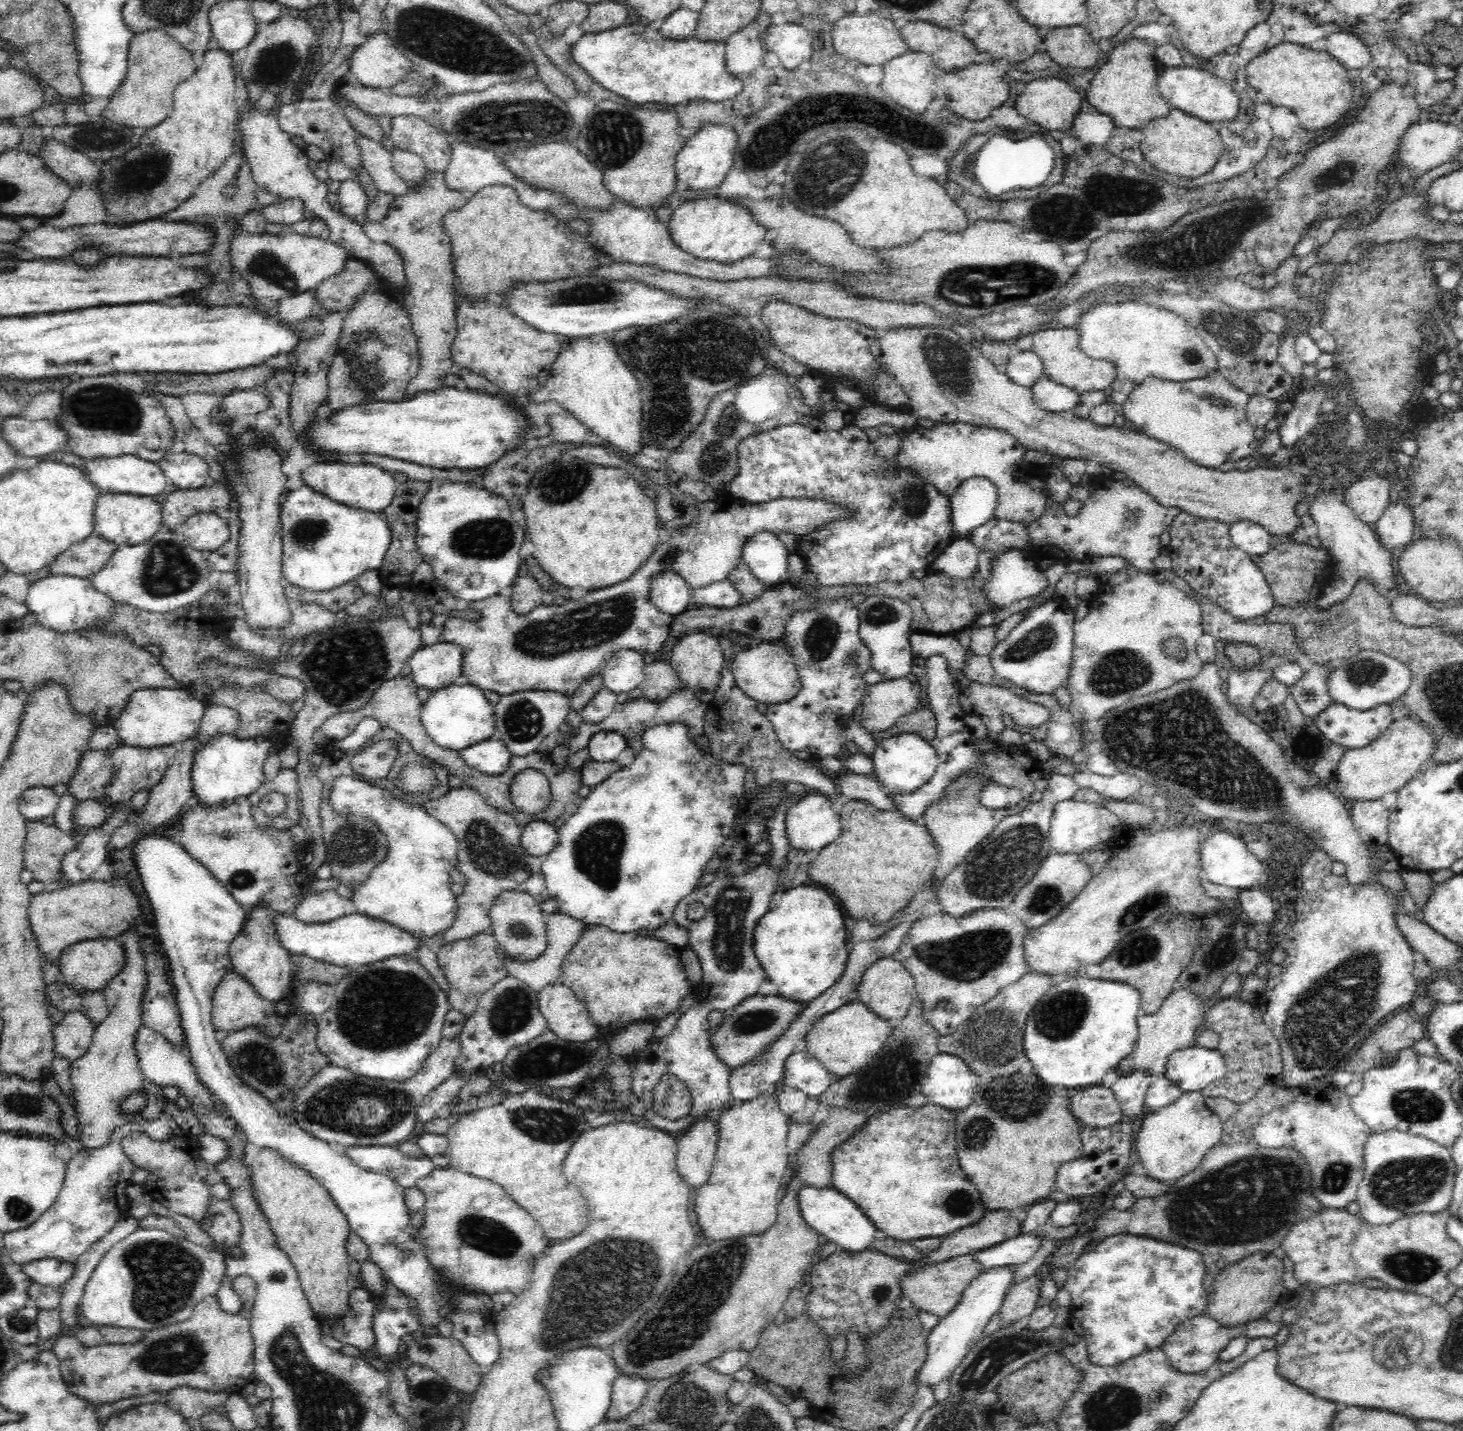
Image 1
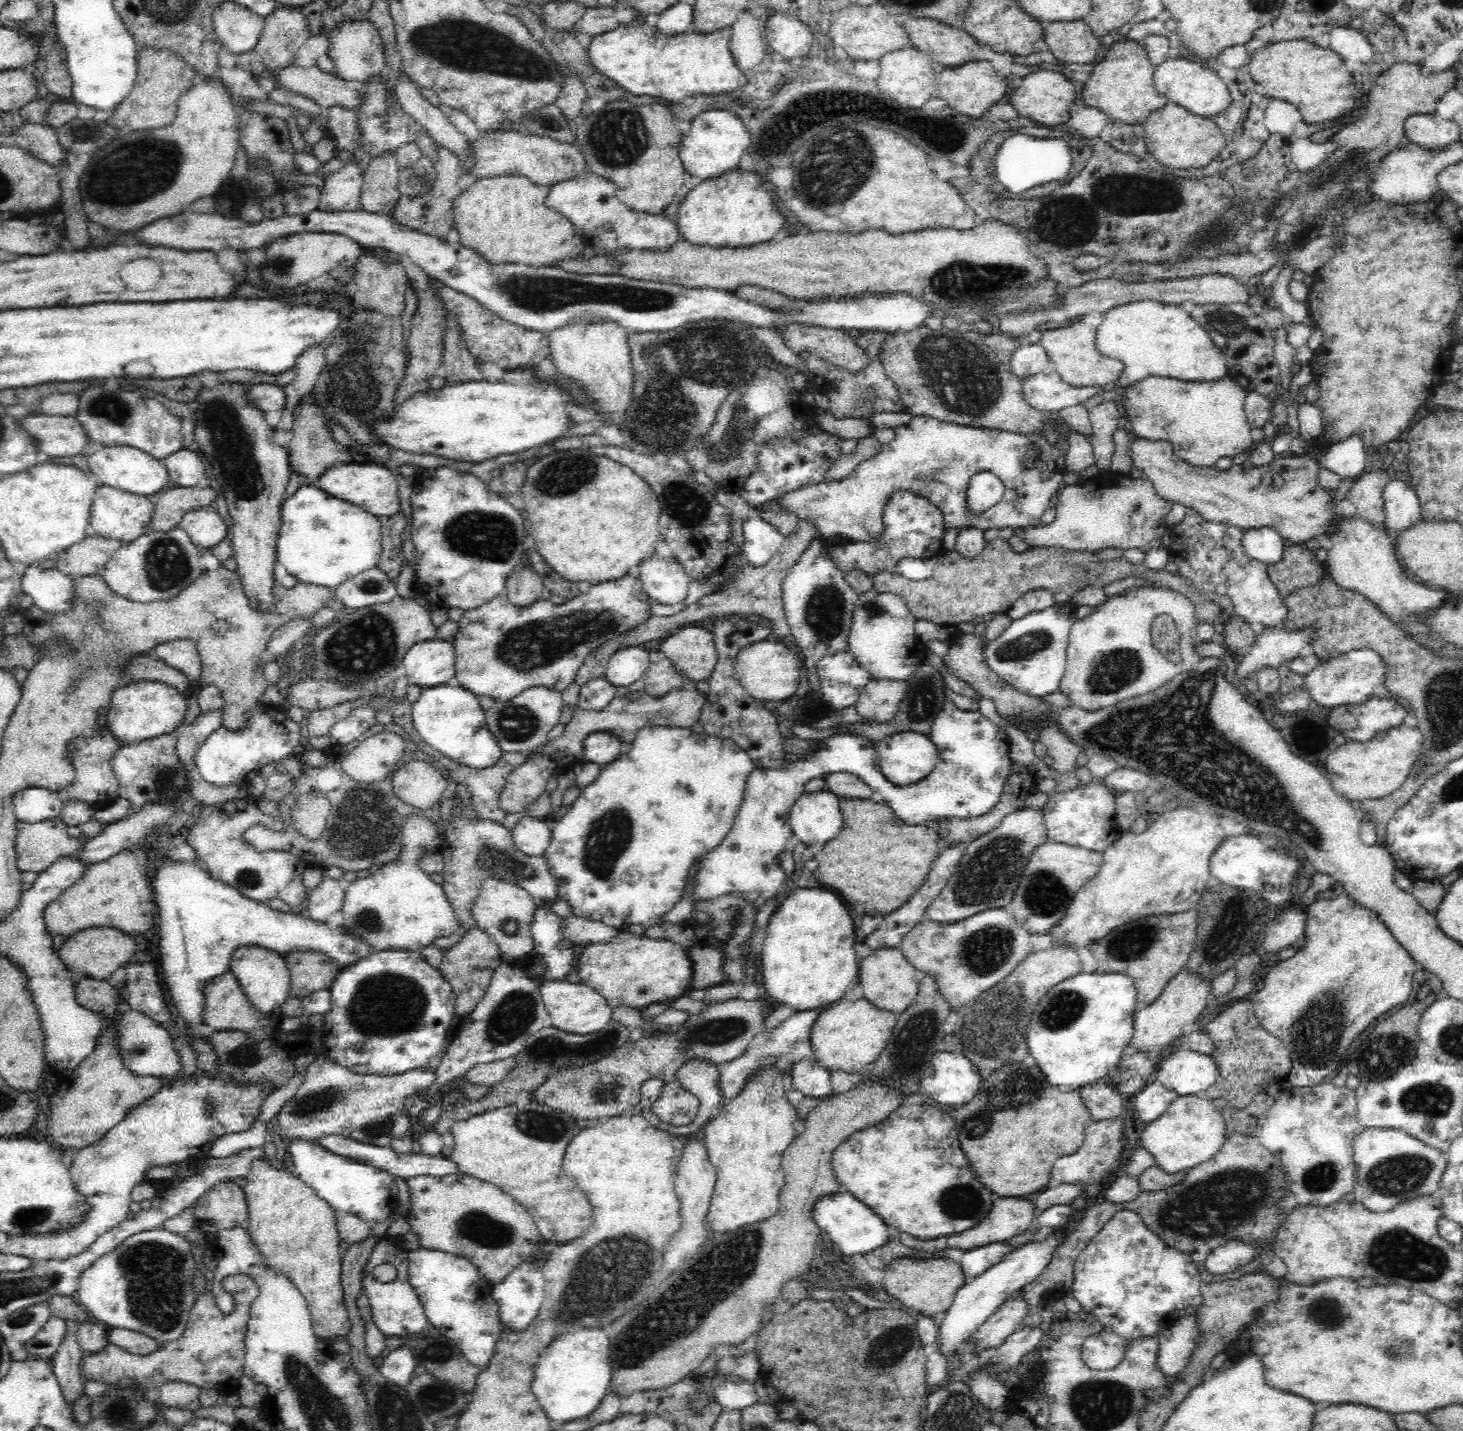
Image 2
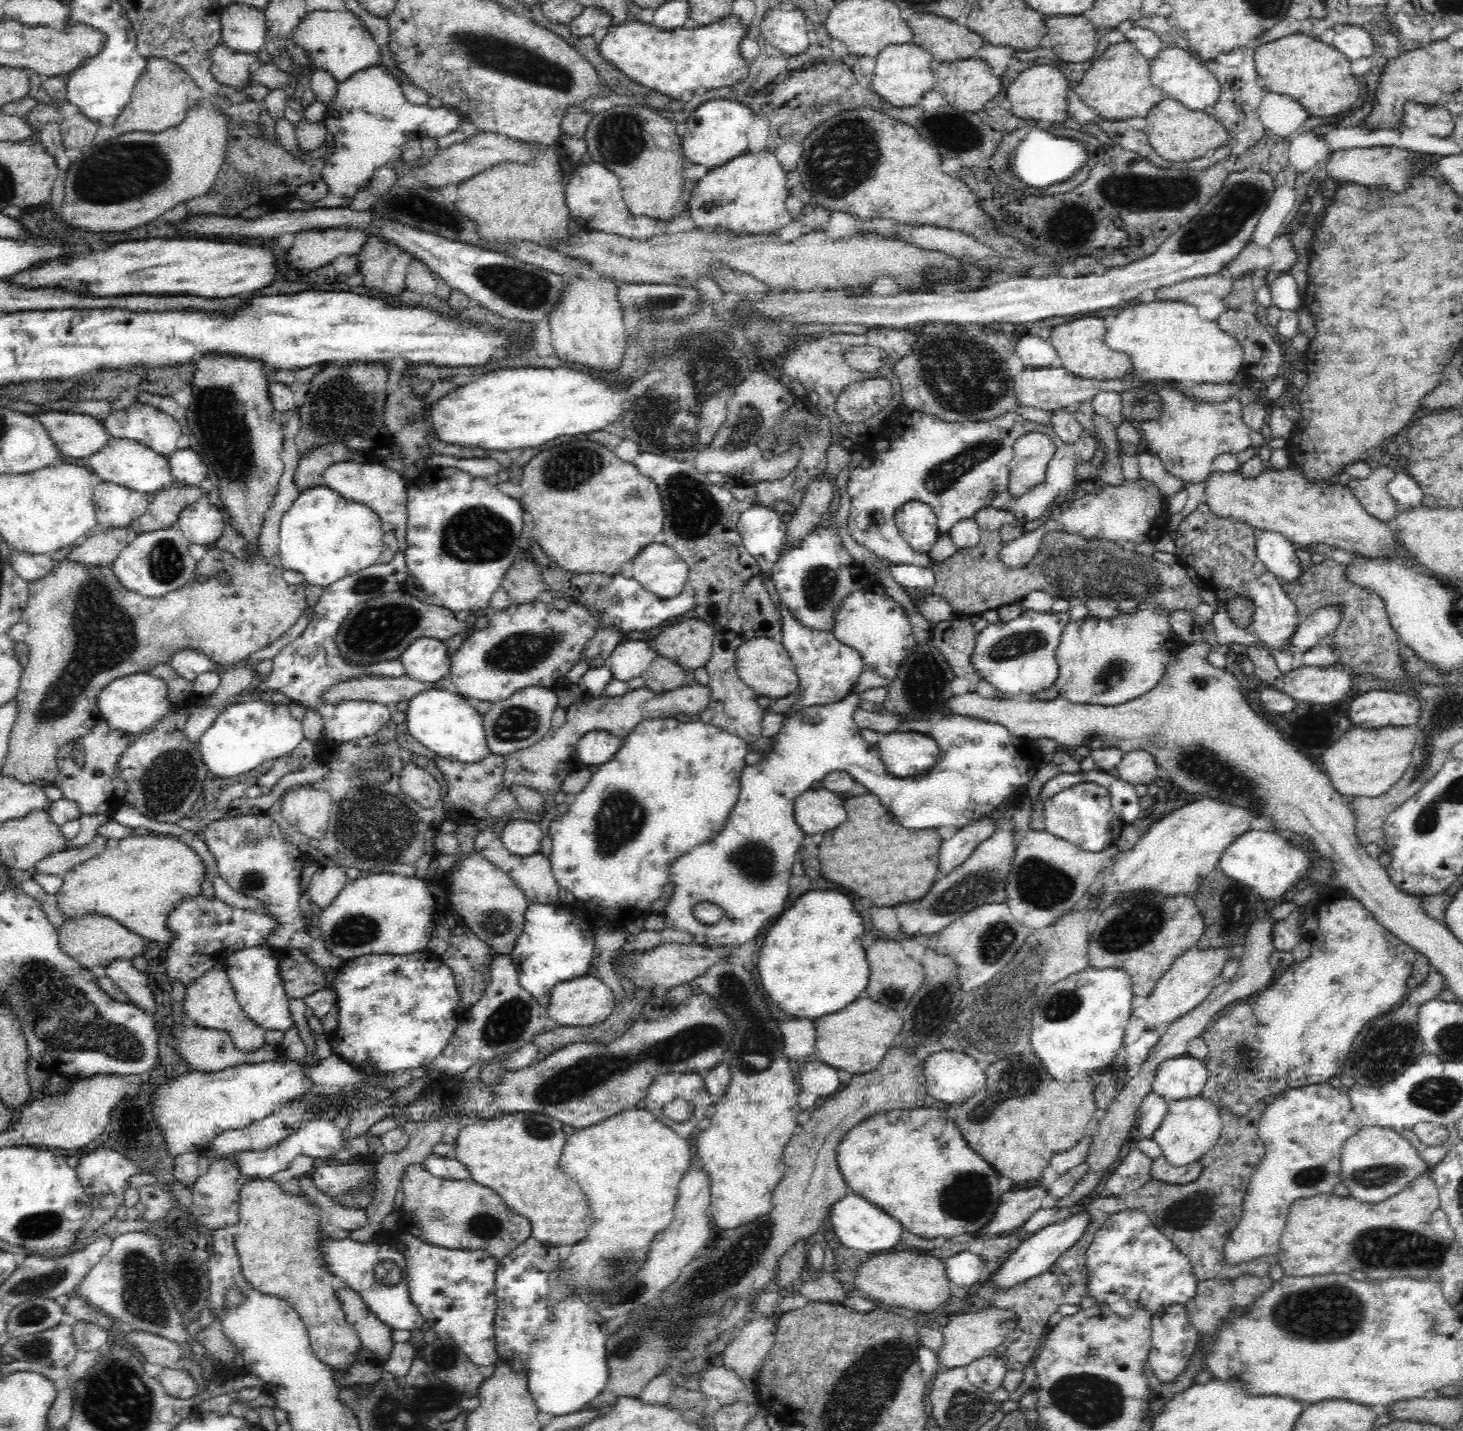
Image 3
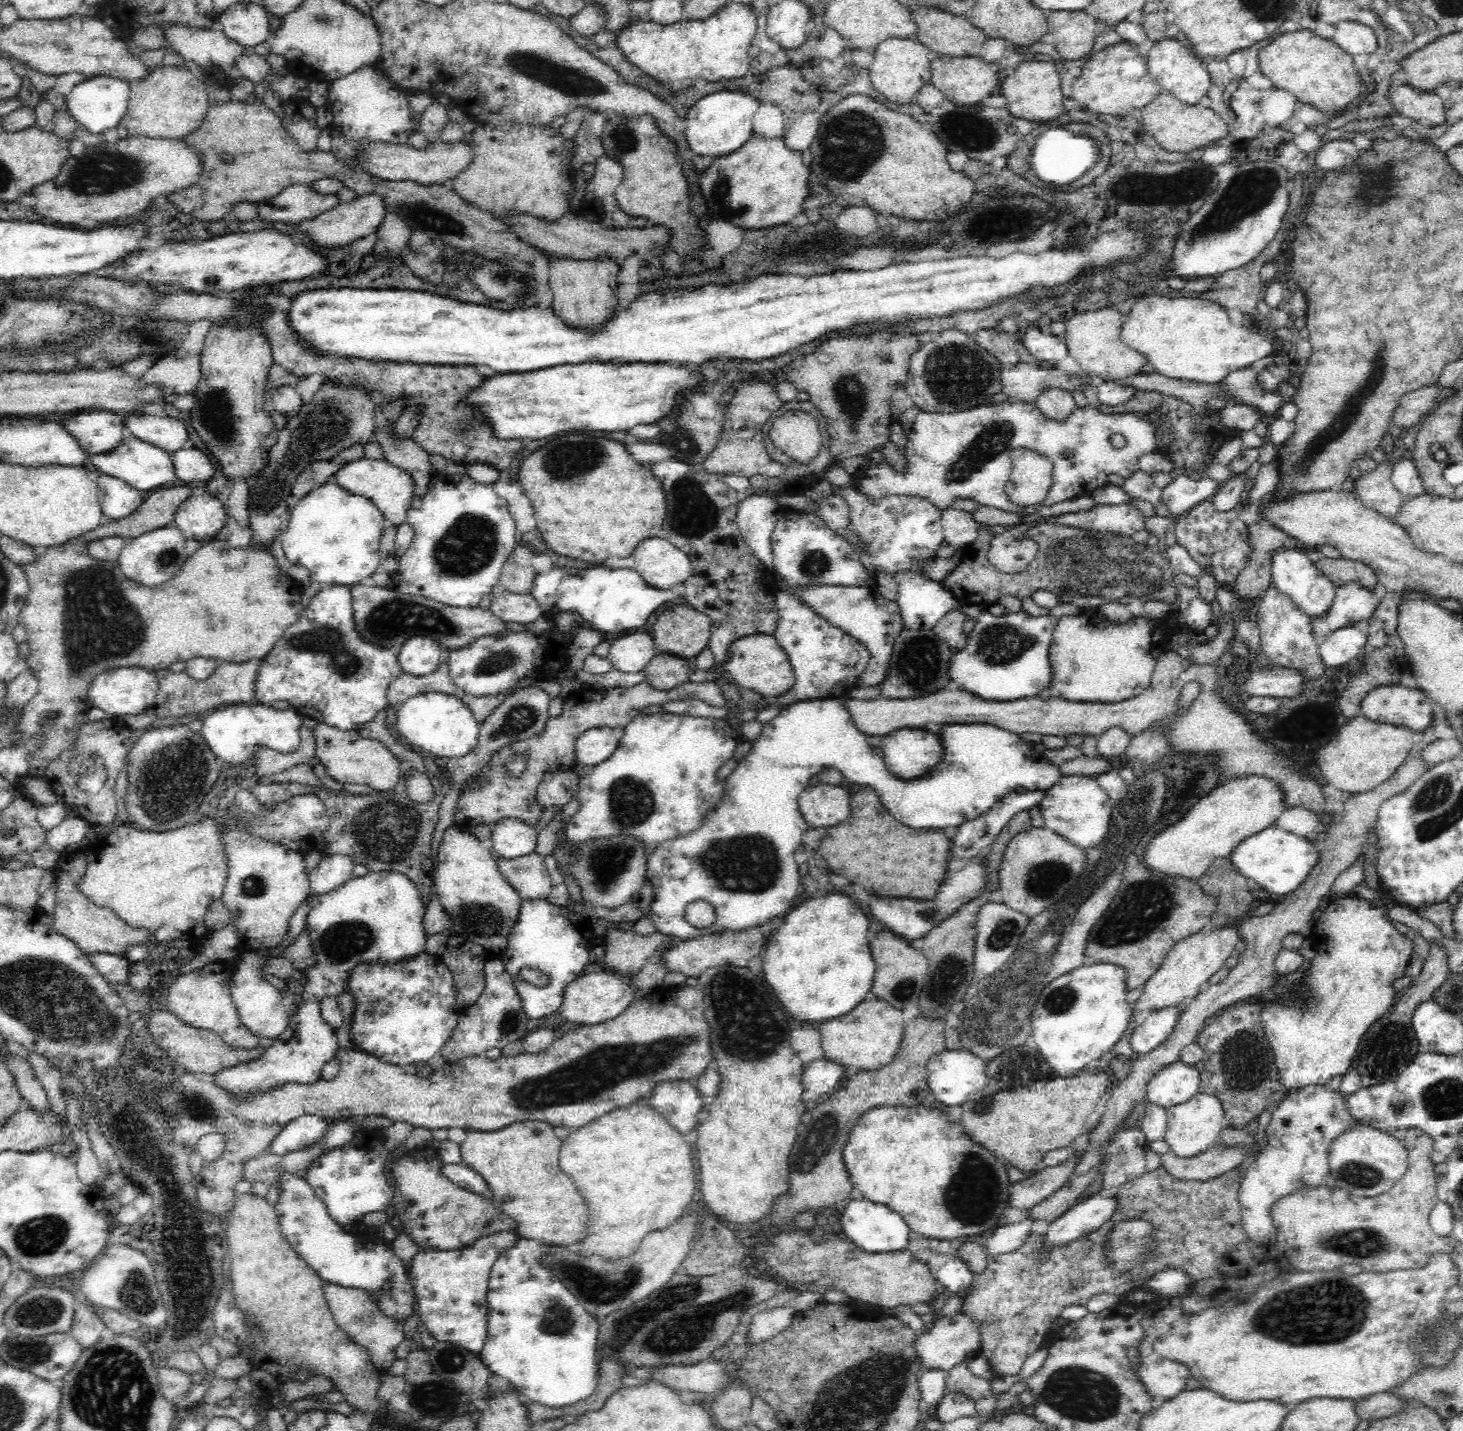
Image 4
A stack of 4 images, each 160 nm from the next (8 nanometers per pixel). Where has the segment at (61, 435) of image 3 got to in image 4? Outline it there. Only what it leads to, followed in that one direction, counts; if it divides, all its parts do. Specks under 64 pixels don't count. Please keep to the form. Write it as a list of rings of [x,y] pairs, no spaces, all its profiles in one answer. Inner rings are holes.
[[[104,409],[72,416],[60,425],[92,456],[115,449],[127,435],[122,416]]]

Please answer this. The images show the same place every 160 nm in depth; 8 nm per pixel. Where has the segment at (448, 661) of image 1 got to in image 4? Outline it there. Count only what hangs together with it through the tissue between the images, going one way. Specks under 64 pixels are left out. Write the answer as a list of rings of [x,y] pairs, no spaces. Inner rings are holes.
[[[414,635],[407,638],[406,642],[397,651],[399,665],[404,673],[423,677],[435,673],[440,666],[440,649],[438,640]]]

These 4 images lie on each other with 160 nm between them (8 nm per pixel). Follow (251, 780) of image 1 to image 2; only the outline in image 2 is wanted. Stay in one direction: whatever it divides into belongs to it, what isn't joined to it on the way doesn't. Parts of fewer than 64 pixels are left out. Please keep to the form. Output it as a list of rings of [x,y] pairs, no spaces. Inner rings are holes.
[[[284,709],[277,712],[261,714],[258,711],[250,714],[244,730],[233,731],[218,728],[196,752],[195,766],[202,780],[214,787],[244,787],[255,776],[258,776],[267,764],[287,757],[300,742],[300,724],[293,722]]]

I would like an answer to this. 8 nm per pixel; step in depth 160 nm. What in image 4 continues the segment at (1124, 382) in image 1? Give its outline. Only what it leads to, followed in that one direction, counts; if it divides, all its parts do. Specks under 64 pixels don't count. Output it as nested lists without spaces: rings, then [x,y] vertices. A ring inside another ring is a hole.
[[[1144,296],[1138,299],[1129,314],[1121,320],[1119,336],[1121,342],[1138,351],[1153,367],[1154,373],[1183,381],[1214,384],[1236,370],[1246,369],[1250,364],[1274,352],[1273,344],[1259,335],[1256,329],[1232,325],[1226,308],[1220,304],[1198,298],[1166,298],[1166,296]]]

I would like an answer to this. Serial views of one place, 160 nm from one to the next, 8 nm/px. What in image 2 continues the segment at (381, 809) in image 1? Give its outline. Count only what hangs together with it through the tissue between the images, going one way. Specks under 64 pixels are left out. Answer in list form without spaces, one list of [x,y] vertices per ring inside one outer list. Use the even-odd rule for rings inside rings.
[[[410,814],[406,816],[402,826],[402,853],[398,858],[386,862],[379,869],[367,875],[352,881],[345,891],[343,898],[343,928],[358,936],[367,942],[371,948],[376,951],[384,949],[400,949],[408,948],[411,951],[420,951],[422,946],[433,944],[434,939],[447,937],[452,934],[459,926],[454,909],[447,901],[444,889],[430,879],[430,874],[426,873],[420,866],[421,860],[434,852],[435,854],[443,854],[448,846],[446,832],[444,826],[439,824],[439,820],[430,820],[422,818],[418,814]]]

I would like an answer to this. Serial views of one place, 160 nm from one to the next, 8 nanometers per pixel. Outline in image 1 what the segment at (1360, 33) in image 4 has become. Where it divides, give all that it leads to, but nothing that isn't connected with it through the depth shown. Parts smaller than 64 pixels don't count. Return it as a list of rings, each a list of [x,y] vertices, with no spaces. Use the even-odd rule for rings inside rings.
[[[1336,32],[1325,38],[1324,44],[1326,51],[1338,58],[1342,66],[1346,66],[1346,70],[1360,70],[1371,63],[1368,47],[1357,36]]]

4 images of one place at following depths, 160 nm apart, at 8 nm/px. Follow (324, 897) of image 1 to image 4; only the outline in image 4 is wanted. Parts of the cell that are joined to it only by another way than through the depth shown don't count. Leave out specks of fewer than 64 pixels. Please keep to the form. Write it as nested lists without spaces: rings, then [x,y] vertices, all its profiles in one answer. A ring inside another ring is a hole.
[[[344,854],[323,856],[309,874],[310,888],[314,895],[326,894],[353,877],[354,859]]]

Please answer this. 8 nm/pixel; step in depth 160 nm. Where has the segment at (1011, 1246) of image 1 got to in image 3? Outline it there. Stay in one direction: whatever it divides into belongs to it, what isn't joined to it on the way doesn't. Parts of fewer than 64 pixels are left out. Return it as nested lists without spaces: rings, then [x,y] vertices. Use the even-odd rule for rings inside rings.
[[[969,1251],[959,1252],[945,1260],[946,1276],[950,1282],[968,1289],[978,1286],[986,1274],[985,1262],[980,1255]]]

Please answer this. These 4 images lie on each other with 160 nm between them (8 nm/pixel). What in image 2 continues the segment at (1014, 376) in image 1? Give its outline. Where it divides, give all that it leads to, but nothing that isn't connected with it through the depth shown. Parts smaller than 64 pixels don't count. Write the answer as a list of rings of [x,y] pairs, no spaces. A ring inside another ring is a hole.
[[[1039,343],[1016,348],[1009,363],[1010,370],[1021,380],[1033,374],[1044,373],[1051,368],[1045,348]]]

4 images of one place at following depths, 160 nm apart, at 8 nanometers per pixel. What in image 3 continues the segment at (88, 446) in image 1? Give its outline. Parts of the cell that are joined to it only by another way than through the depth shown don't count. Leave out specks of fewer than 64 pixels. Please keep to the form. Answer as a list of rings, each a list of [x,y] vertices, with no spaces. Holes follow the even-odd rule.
[[[110,402],[110,410],[102,416],[102,425],[106,426],[111,439],[130,439],[146,445],[156,453],[168,456],[176,450],[176,442],[182,436],[183,428],[173,416],[164,413],[149,403],[132,402],[126,408],[115,408]]]

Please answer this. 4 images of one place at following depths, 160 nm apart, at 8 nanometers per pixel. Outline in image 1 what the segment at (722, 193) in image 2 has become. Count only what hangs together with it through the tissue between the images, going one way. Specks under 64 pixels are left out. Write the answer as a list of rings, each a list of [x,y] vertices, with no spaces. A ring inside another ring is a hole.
[[[716,197],[687,202],[677,210],[673,209],[667,226],[672,241],[687,254],[700,260],[714,260],[725,265],[754,255],[759,244],[768,235],[765,228],[755,222],[746,207]]]

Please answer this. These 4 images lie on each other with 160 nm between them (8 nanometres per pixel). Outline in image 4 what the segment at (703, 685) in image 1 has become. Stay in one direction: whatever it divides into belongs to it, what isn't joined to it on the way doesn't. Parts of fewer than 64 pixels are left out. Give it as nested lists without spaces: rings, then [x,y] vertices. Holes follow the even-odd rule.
[[[688,604],[662,612],[652,628],[658,654],[668,653],[688,660],[703,651],[711,635],[710,619]]]

